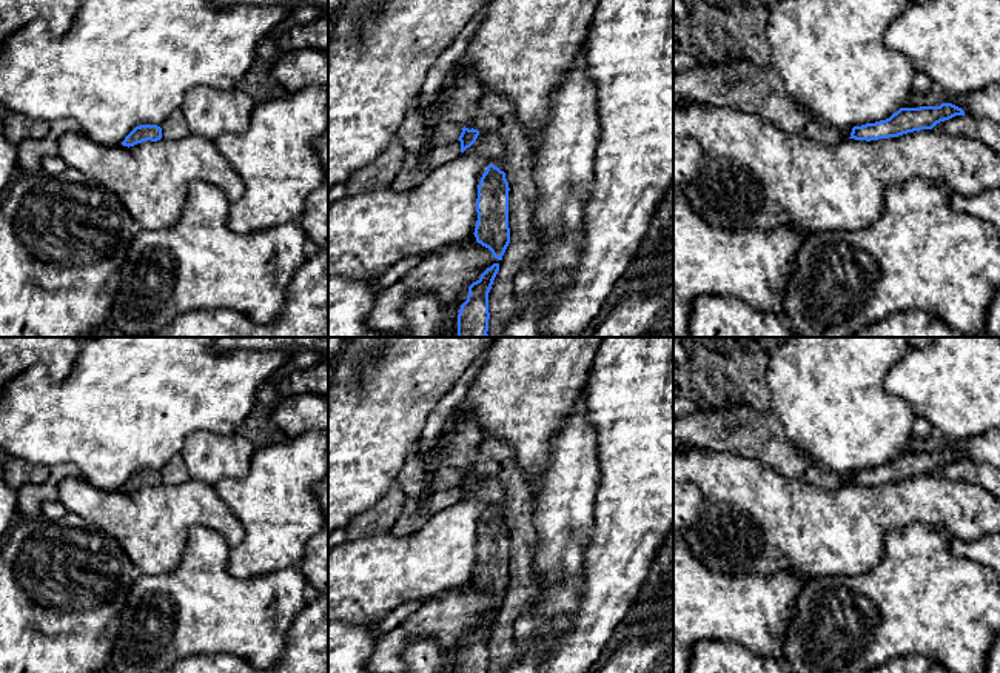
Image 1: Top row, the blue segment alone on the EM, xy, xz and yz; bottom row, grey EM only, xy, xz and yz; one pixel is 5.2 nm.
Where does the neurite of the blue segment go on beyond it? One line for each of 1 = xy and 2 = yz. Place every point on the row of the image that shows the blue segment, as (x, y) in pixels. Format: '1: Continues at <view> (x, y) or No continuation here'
1: No continuation here
2: No continuation here

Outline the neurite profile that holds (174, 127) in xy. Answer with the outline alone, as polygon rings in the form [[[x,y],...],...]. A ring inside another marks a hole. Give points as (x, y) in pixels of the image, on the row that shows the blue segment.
[[[180,109],[174,111],[162,125],[163,140],[179,140],[191,134],[190,126]]]

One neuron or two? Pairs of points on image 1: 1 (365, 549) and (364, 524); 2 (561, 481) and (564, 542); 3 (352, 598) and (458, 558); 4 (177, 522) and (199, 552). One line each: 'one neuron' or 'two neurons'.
1: two neurons
2: one neuron
3: one neuron
4: two neurons

